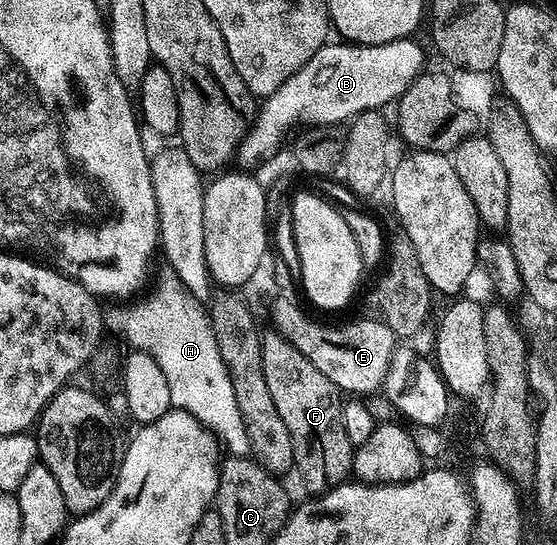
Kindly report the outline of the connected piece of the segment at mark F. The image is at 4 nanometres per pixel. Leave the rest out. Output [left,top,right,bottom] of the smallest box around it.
[261,330,355,493]

